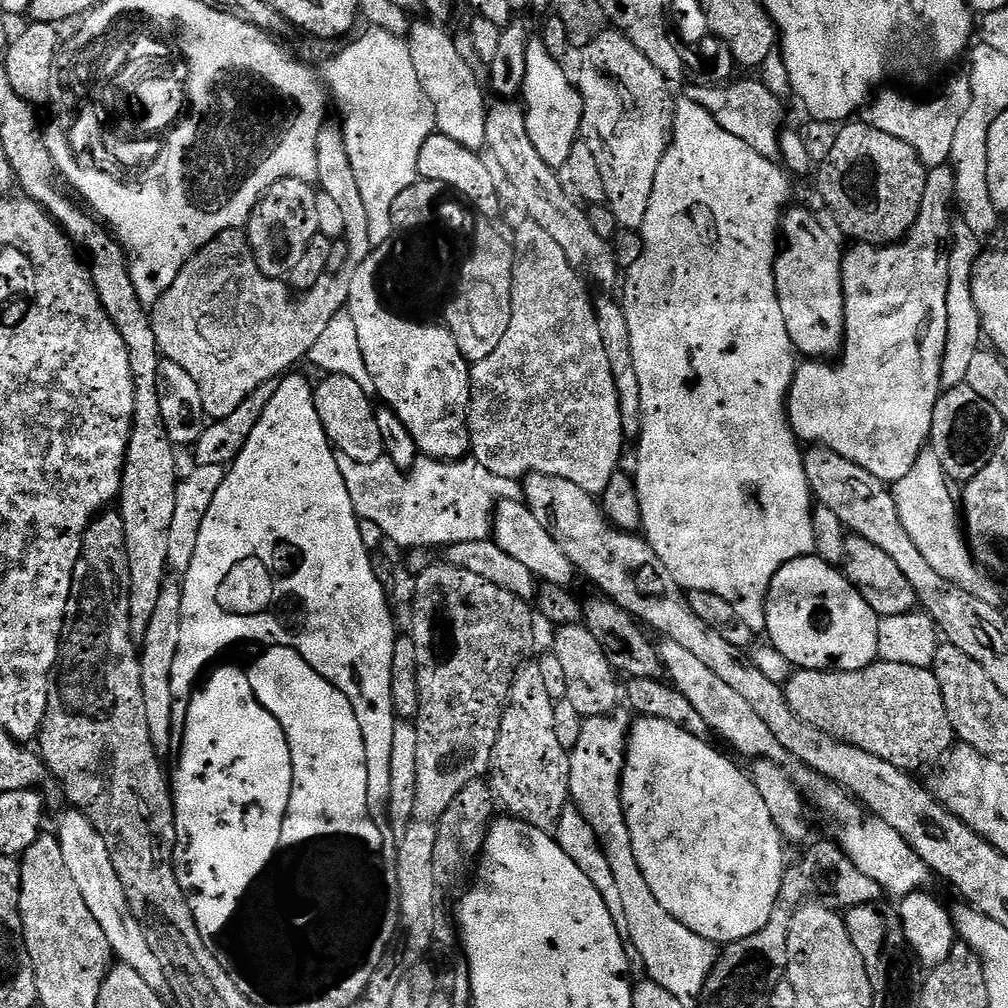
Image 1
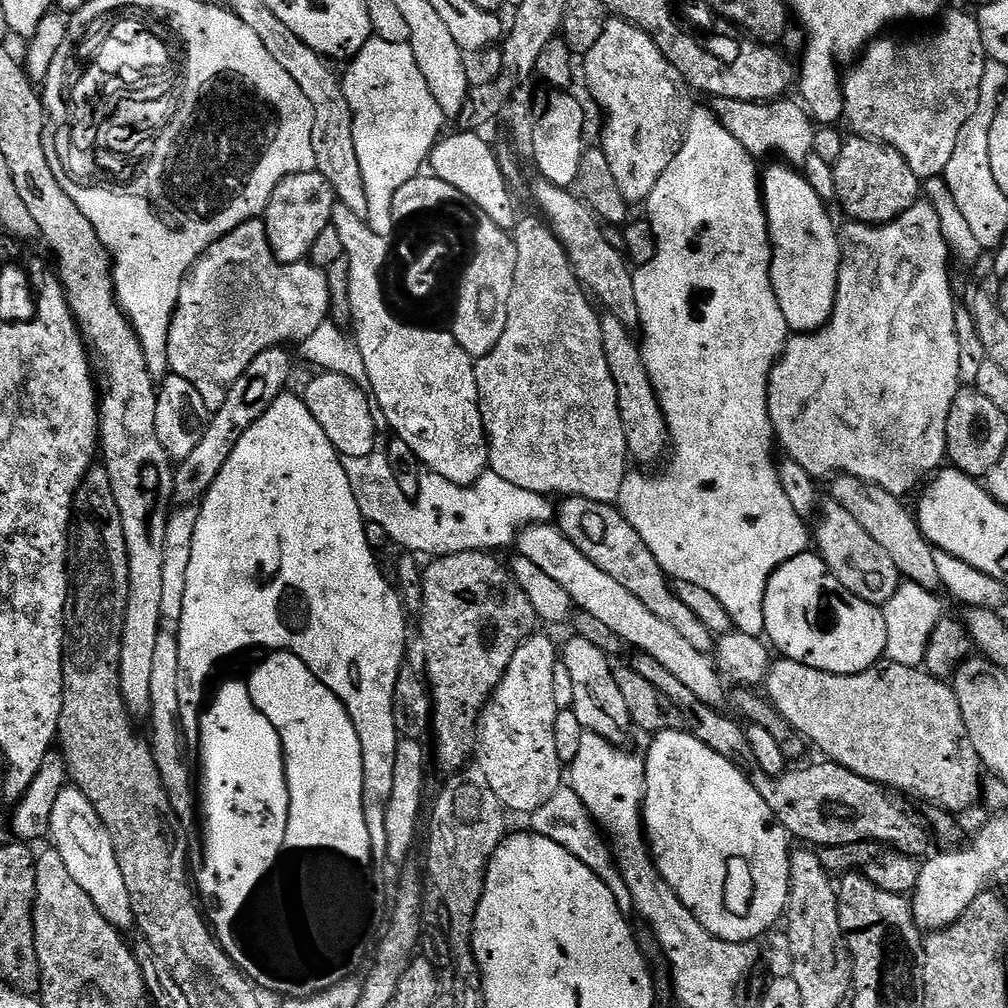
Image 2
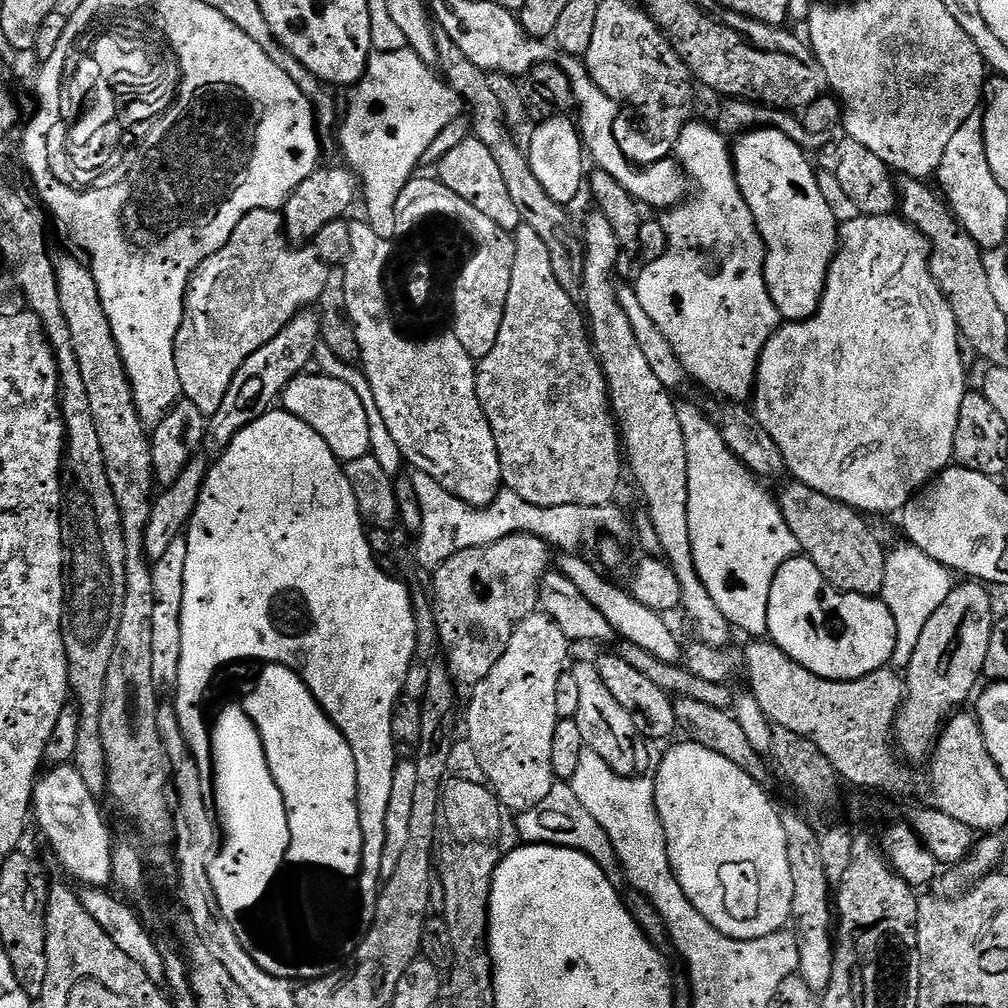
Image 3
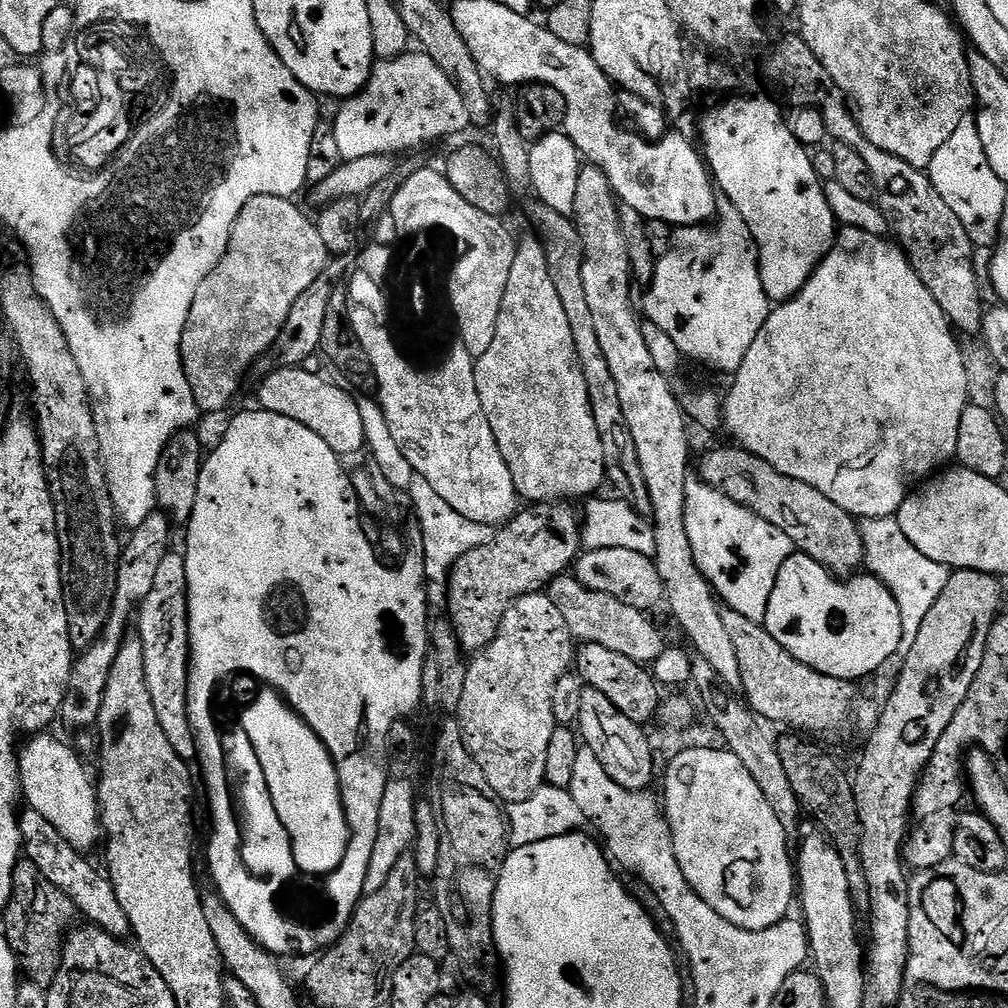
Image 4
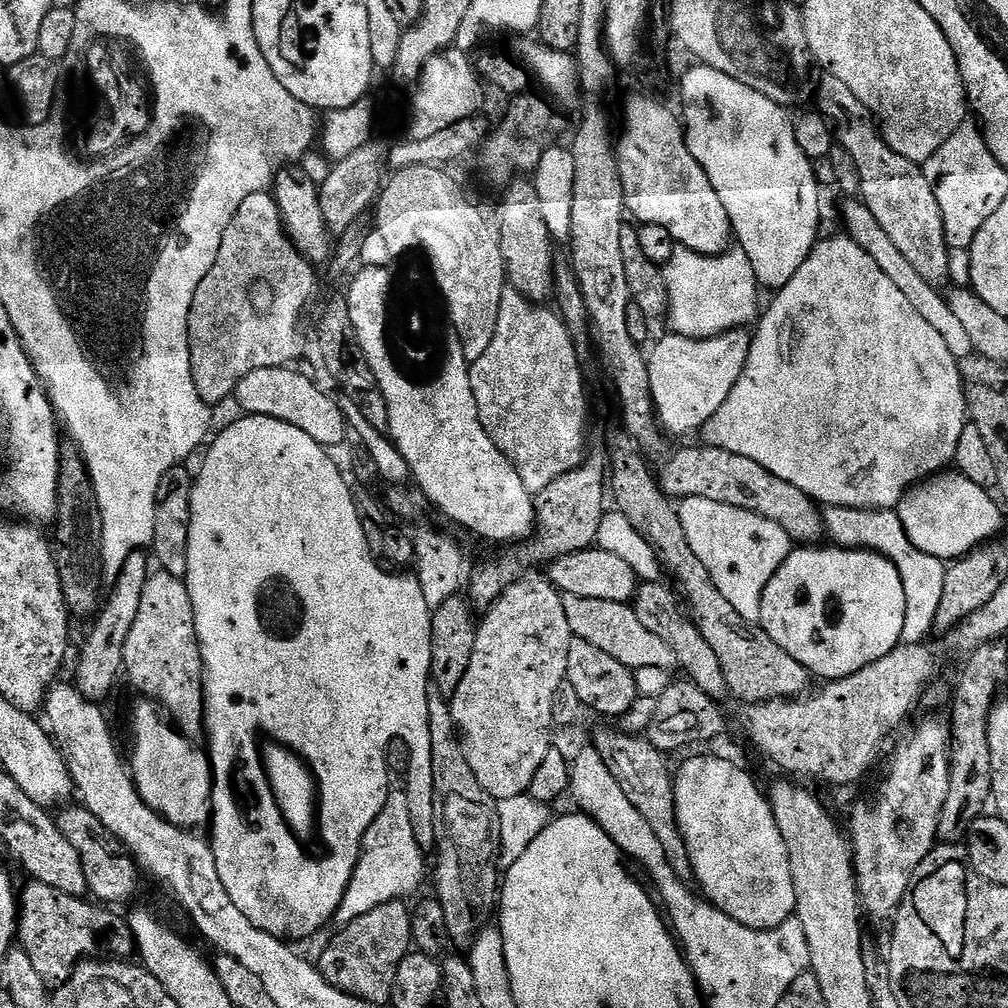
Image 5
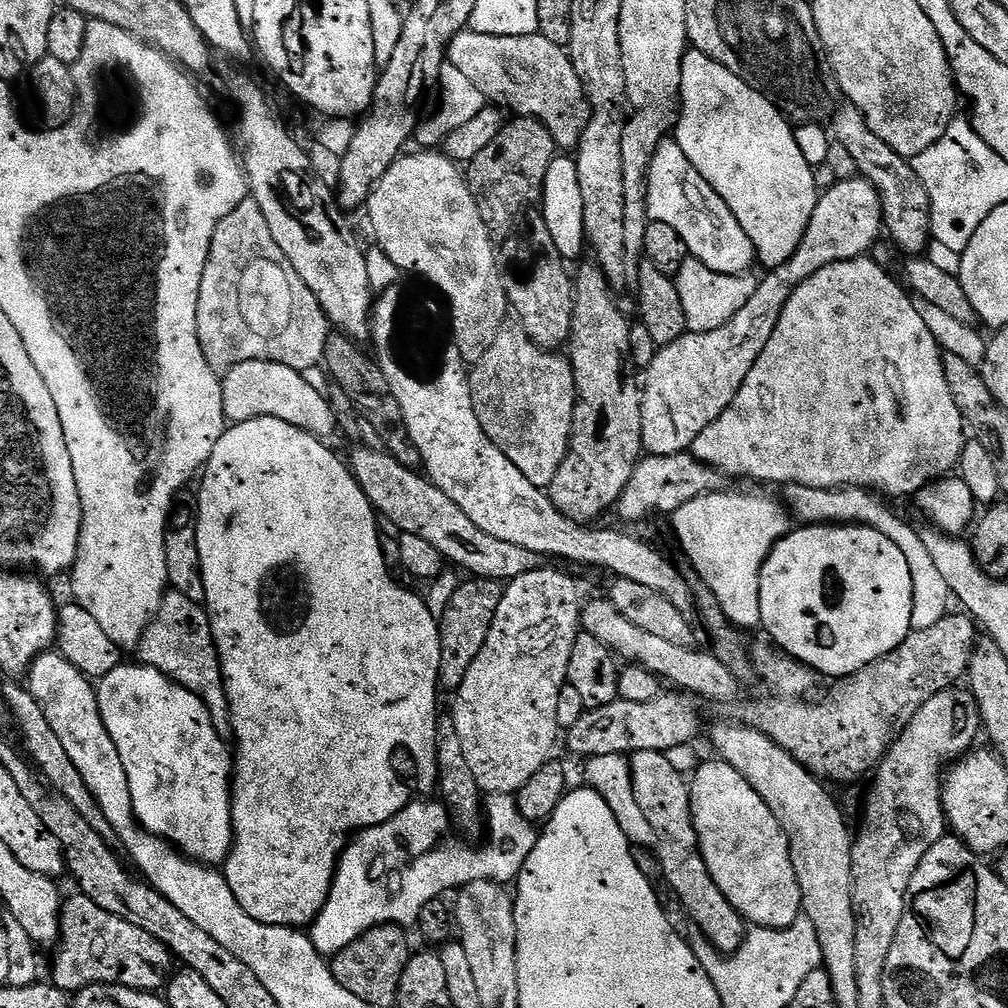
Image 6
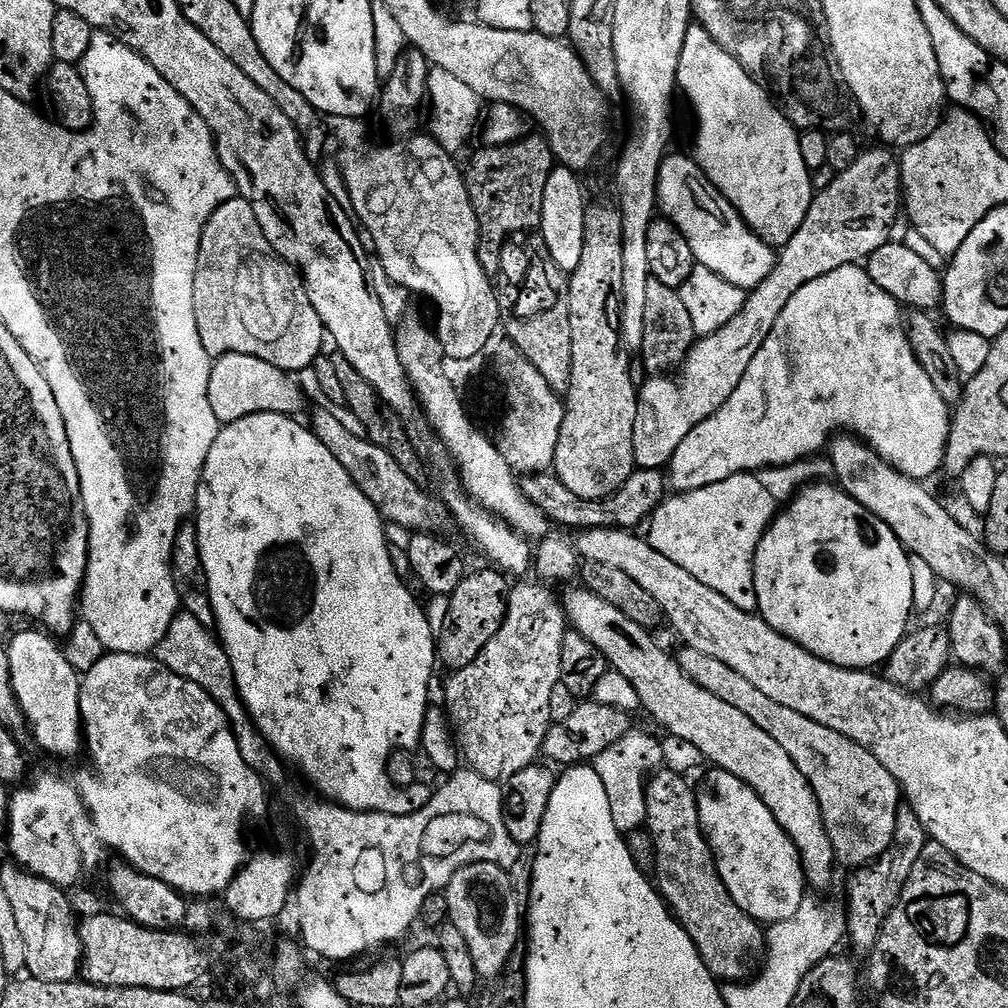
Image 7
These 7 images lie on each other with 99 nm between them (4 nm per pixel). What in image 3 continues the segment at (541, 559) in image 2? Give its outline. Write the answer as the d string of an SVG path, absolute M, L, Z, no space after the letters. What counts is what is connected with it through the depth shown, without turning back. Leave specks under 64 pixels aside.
M564 554L561 555L558 571L566 578L570 578L570 582L574 582L574 586L578 586L578 590L582 590L582 598L586 598L586 602L590 602L590 606L594 606L598 610L598 614L602 614L602 618L606 618L606 622L610 622L613 633L620 640L629 640L634 642L634 646L642 646L642 650L646 650L650 654L654 654L654 658L658 658L662 662L677 663L682 656L682 644L676 641L674 633L668 629L668 624L661 613L650 610L646 606L642 606L642 602L638 602L623 587L618 588L611 584L604 576L599 576L580 554Z

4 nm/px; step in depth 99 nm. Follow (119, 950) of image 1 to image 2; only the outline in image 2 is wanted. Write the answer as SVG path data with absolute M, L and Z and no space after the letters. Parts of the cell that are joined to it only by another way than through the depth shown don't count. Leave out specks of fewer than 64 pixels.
M75 786L64 787L62 794L58 794L58 802L54 802L54 814L50 816L50 840L56 852L62 854L62 862L66 862L74 882L90 894L100 913L114 927L131 929L136 923L136 915L130 902L130 890L126 890L126 878L122 878L122 866L118 866L110 830L106 830L102 818L98 818L98 810L90 806L90 798L86 798L86 794Z

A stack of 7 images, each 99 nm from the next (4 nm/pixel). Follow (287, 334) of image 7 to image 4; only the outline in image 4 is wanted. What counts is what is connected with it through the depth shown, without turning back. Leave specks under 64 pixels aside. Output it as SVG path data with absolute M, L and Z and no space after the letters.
M259 196L258 198L250 198L250 202L246 202L246 206L242 210L242 214L238 214L238 218L232 227L232 233L228 239L226 246L226 254L222 258L222 262L218 262L215 270L207 276L202 282L202 286L198 290L198 294L194 298L194 306L190 306L190 318L186 322L186 330L182 334L182 342L180 343L180 353L182 354L182 366L186 378L190 382L190 390L194 394L194 402L205 413L220 412L232 399L236 396L236 391L240 388L240 383L244 380L244 371L263 354L264 351L271 349L275 345L276 340L280 337L282 326L286 322L286 318L290 314L290 308L294 306L294 302L298 302L302 294L310 288L318 276L322 274L330 261L330 255L326 246L318 233L315 221L304 214L298 205L286 196Z

